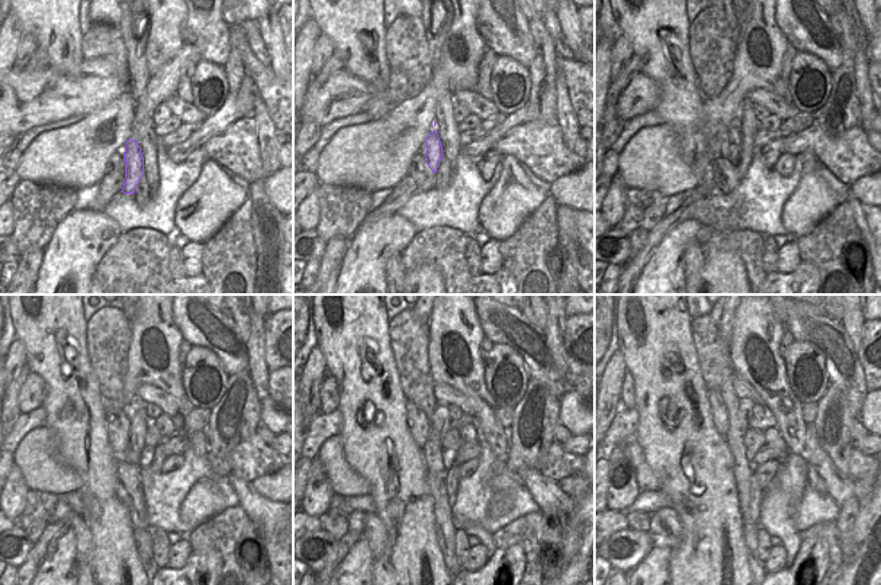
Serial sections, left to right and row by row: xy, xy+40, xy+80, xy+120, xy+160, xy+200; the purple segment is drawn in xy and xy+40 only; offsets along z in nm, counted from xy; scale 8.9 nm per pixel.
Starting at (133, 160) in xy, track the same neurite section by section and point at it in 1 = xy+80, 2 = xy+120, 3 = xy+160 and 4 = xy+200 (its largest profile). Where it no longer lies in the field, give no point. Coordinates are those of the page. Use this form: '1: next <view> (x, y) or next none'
1: next xy+80 (733, 132)
2: next xy+120 (139, 421)
3: next xy+160 (440, 421)
4: next xy+200 (745, 405)

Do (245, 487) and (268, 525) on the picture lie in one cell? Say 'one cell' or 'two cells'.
one cell

